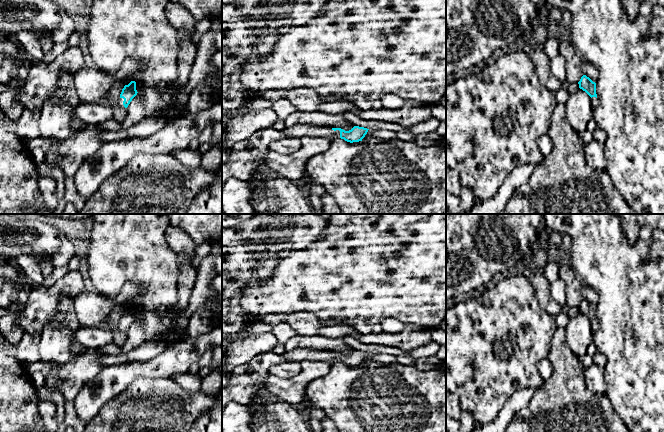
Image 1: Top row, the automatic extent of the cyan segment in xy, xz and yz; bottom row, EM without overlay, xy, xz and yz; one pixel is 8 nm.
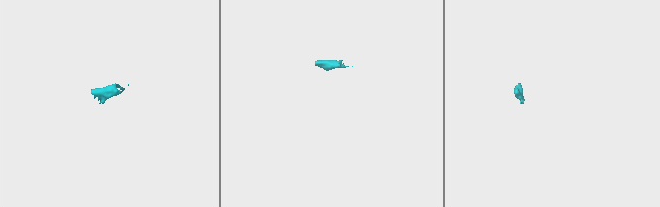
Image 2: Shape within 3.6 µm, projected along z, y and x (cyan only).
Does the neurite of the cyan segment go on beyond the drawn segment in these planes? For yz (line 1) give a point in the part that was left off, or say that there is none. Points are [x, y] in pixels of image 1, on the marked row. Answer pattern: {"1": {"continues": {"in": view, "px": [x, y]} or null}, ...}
{"1": {"continues": {"in": "yz", "px": [594, 100]}}}

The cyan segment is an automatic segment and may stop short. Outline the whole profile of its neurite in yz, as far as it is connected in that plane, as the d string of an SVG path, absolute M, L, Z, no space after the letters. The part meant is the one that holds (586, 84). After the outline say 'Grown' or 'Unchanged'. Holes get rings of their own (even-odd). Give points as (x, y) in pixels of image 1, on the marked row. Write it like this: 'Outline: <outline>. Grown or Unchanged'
Outline: M583 75L578 84L579 88L585 91L591 97L592 108L595 108L598 102L596 94L596 83L586 75Z. Grown

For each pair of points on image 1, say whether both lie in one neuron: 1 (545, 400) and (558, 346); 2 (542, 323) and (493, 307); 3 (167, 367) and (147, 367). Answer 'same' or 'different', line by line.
1: same
2: same
3: same

